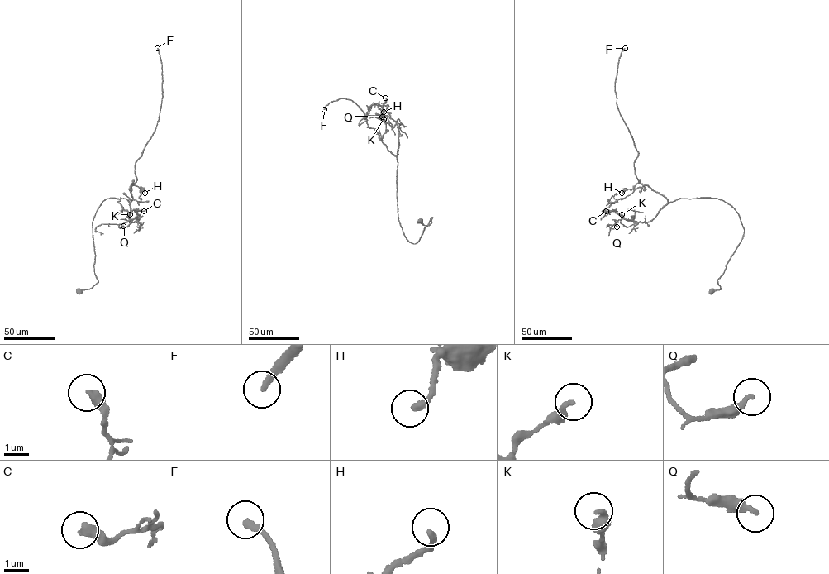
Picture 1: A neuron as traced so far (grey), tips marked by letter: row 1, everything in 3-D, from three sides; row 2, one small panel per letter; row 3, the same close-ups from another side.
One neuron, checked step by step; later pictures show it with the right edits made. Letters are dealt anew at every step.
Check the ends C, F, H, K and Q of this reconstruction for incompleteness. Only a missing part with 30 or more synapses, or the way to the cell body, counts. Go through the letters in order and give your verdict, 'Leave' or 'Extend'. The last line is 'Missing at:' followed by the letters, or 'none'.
C: Leave
F: Extend
H: Extend
K: Leave
Q: Leave
Missing at: F, H

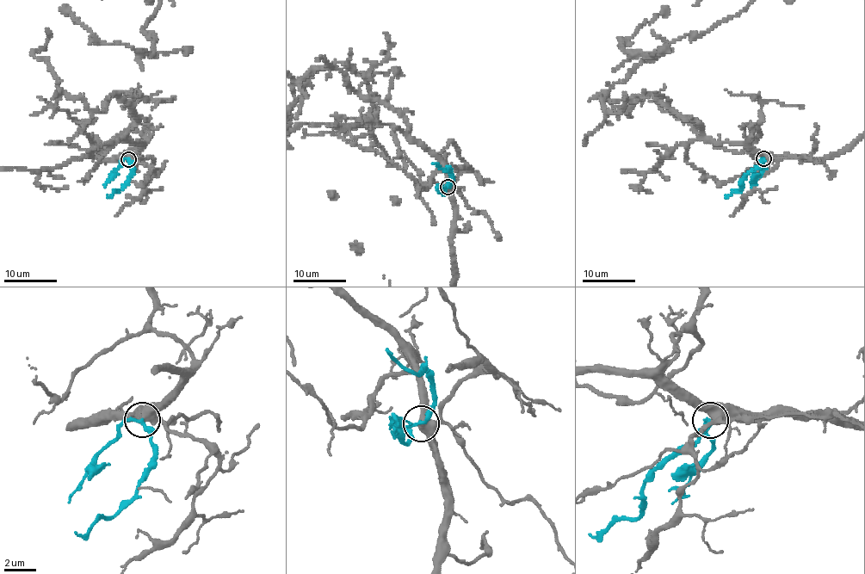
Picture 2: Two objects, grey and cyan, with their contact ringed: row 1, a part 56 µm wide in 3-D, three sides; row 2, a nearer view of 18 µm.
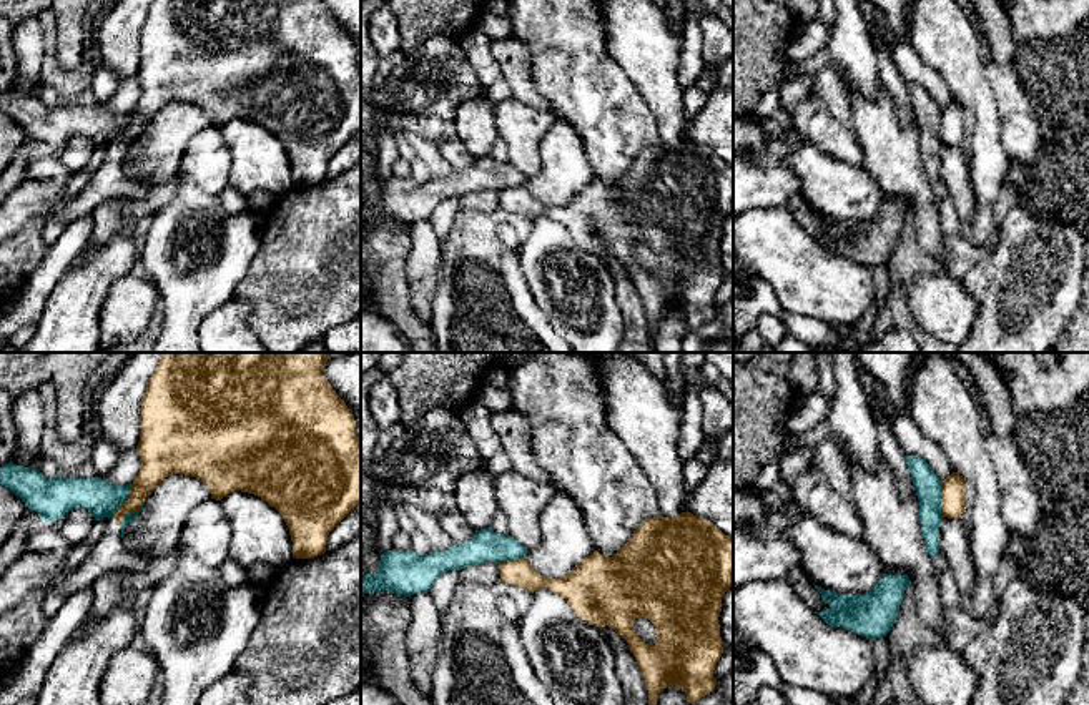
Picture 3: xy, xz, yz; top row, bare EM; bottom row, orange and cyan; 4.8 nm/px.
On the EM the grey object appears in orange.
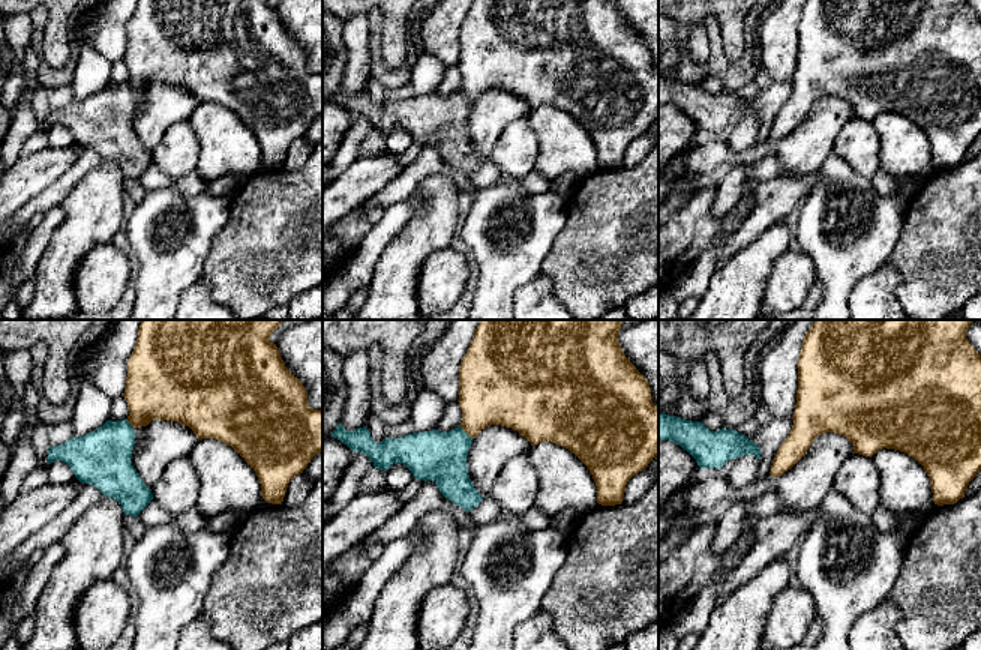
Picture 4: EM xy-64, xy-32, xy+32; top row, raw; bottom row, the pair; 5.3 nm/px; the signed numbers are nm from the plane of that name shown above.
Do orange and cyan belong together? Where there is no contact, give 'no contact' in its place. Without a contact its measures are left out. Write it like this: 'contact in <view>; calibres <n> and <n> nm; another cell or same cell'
contact in xy; calibres 170 and 170 nm; another cell

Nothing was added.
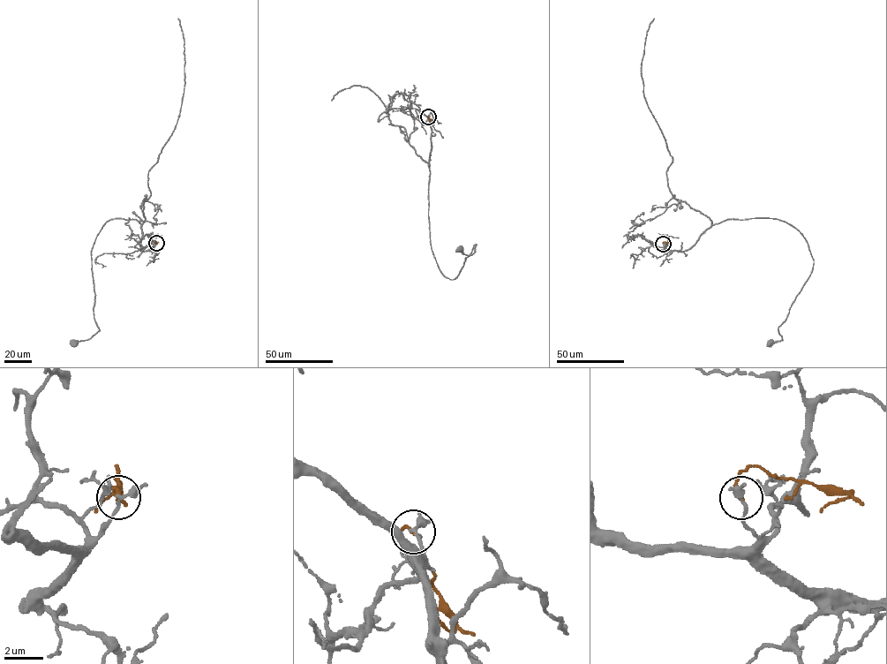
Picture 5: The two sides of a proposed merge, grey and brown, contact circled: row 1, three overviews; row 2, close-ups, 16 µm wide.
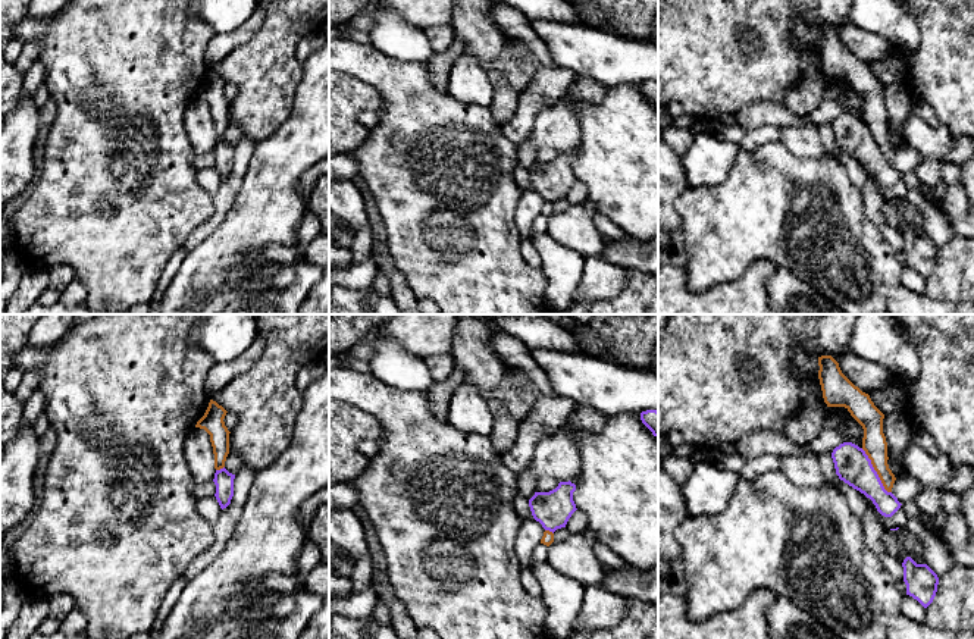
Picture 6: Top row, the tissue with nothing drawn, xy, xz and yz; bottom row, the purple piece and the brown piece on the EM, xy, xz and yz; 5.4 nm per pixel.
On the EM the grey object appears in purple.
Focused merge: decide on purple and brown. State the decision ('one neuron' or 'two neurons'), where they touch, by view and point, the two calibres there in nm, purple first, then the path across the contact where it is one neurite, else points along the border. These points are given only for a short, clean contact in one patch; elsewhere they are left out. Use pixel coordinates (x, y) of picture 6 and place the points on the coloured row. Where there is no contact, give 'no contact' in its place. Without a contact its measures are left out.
two neurons; meets purple in yz at (876, 472); 190 nm thick on the purple side, 130 nm on the other; border along yz (861, 448), (882, 485), (890, 492)

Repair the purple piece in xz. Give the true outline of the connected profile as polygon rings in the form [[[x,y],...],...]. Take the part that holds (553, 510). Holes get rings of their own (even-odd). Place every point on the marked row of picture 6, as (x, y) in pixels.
[[[560,482],[558,486],[549,492],[535,492],[529,499],[532,516],[542,524],[545,530],[555,532],[566,527],[571,514],[577,510],[573,501],[576,485]]]

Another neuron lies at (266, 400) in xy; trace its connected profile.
[[[254,314],[257,338],[264,339],[264,351],[256,364],[231,379],[210,397],[228,413],[238,417],[229,433],[229,452],[241,458],[241,464],[256,472],[269,466],[284,452],[292,438],[295,420],[304,402],[297,388],[297,373],[310,361],[322,357],[329,347],[329,314]]]

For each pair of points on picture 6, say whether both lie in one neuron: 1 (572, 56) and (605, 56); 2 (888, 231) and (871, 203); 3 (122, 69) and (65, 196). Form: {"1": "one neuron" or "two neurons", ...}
{"1": "one neuron", "2": "one neuron", "3": "one neuron"}

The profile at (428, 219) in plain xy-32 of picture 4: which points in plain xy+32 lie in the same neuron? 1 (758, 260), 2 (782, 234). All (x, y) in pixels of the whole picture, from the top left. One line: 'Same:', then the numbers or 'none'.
Same: 1, 2

